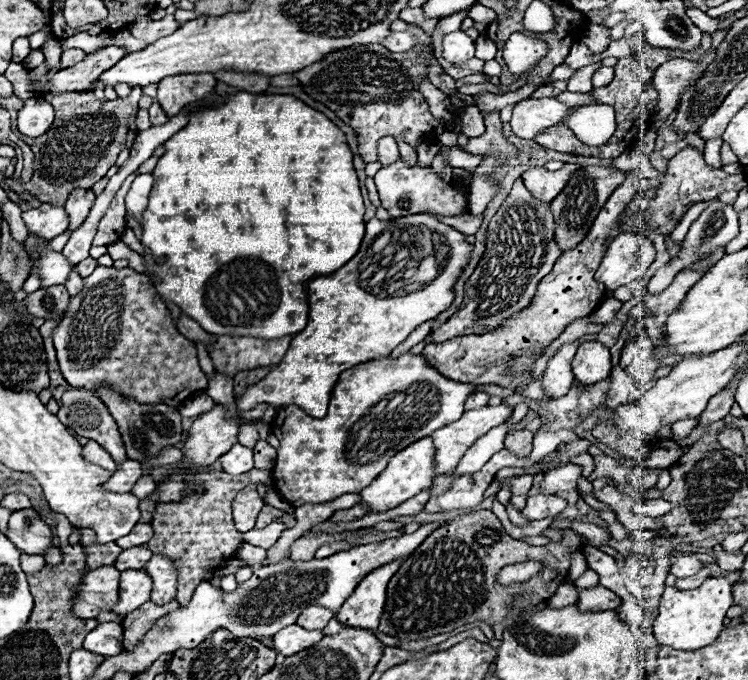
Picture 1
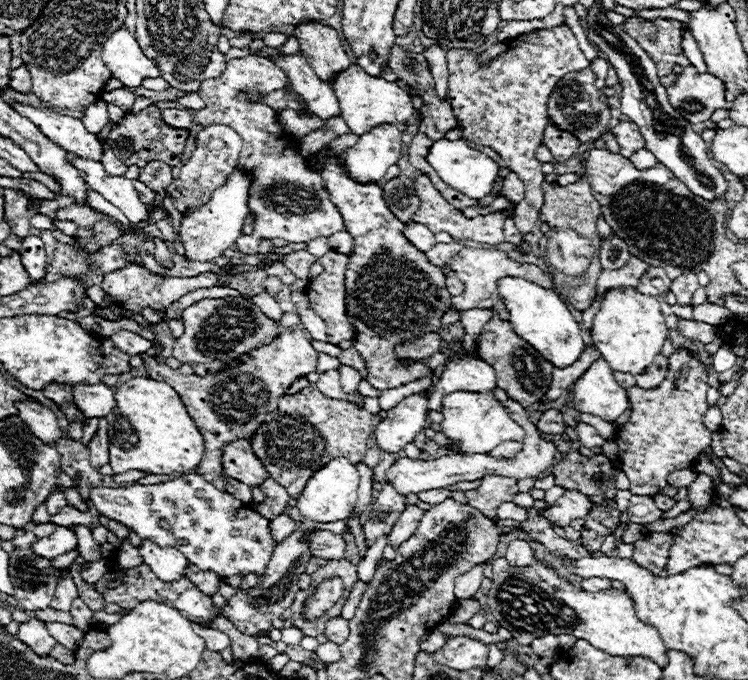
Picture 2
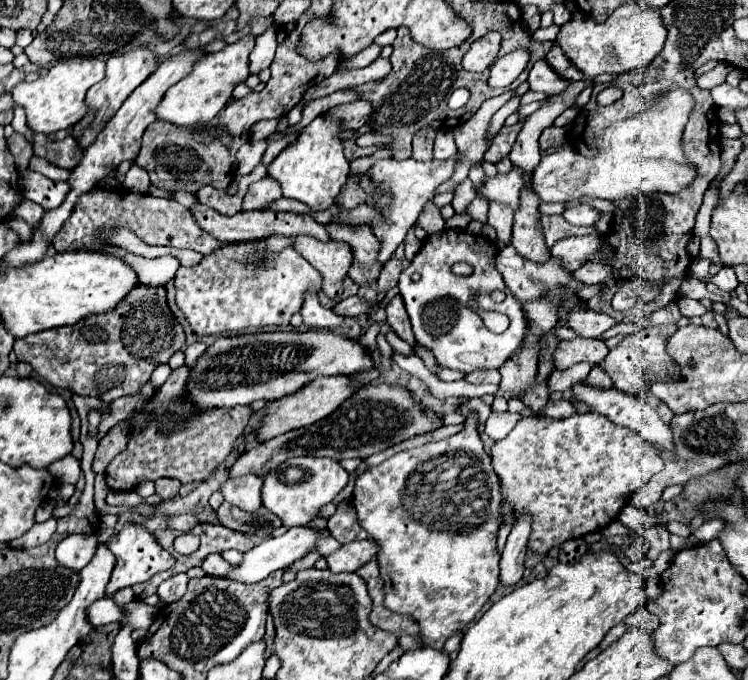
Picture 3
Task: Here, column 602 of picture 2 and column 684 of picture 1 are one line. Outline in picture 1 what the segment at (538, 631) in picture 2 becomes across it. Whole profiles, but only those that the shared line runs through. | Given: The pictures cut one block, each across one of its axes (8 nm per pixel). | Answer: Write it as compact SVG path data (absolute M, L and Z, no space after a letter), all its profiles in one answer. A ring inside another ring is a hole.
M724 578L724 584L702 584L696 590L666 588L660 598L660 614L654 620L654 636L662 646L676 650L696 650L712 644L718 632L724 628L726 610L732 606L732 584Z

